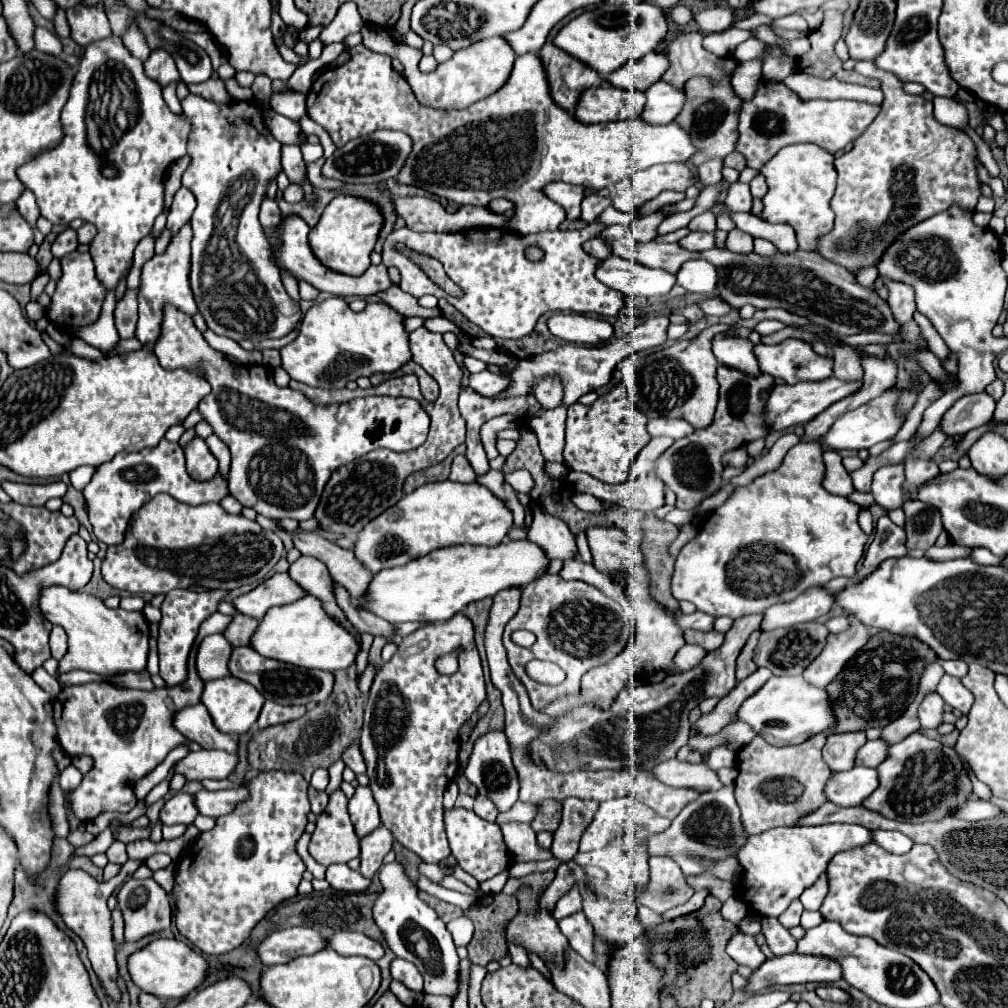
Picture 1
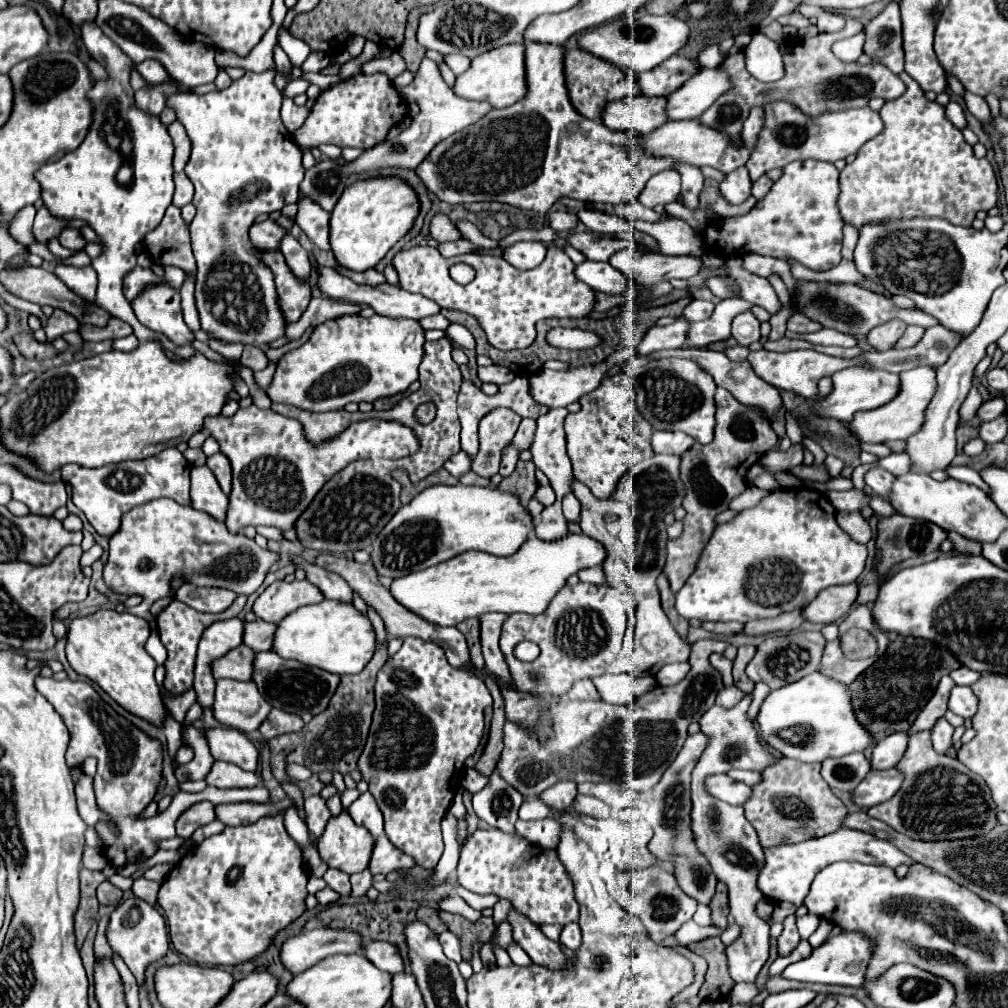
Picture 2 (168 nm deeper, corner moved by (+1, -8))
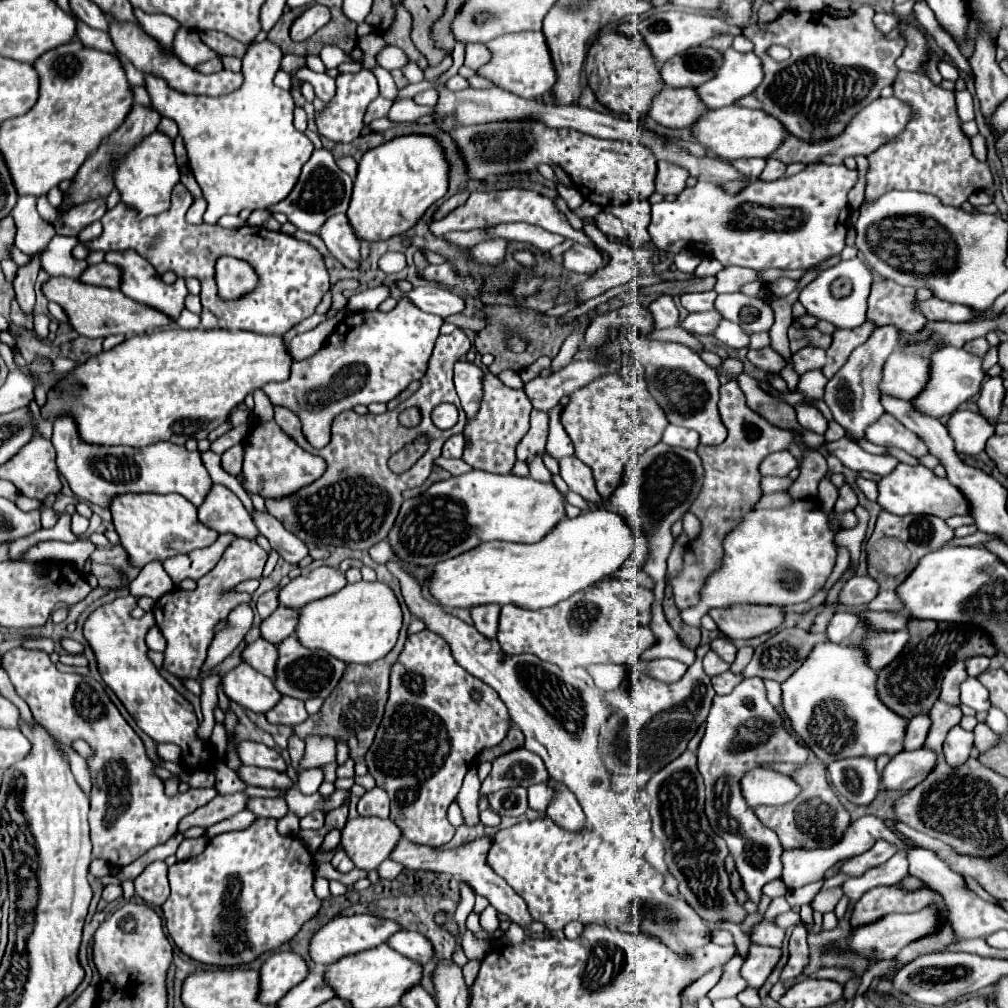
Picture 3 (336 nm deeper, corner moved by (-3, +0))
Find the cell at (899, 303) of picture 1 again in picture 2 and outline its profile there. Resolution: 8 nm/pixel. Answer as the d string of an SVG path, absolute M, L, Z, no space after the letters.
M898 319L888 321L868 333L868 345L876 351L888 351L896 345L896 341L902 337L906 329L906 323L900 323Z

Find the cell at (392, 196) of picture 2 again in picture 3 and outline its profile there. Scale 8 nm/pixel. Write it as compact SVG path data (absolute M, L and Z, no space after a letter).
M408 135L398 137L390 143L384 143L376 149L370 149L364 153L364 157L358 163L358 173L354 179L352 199L348 205L348 223L354 229L356 237L360 241L376 243L386 241L394 235L404 235L408 229L412 229L422 215L430 209L432 203L436 203L440 197L444 197L448 189L448 163L442 155L442 149L432 137L420 137L420 135Z

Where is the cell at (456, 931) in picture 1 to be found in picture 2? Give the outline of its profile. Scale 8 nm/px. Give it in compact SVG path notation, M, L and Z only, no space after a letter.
M444 931L438 935L438 941L442 945L442 951L448 959L452 959L454 963L460 963L462 961L462 955L460 955L460 943L458 943L458 937L450 931Z

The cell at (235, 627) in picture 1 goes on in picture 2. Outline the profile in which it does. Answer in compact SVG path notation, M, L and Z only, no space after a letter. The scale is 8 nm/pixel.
M262 619L246 623L244 625L244 645L252 647L256 653L270 651L272 641L274 641L274 633L276 633L274 623L264 623Z

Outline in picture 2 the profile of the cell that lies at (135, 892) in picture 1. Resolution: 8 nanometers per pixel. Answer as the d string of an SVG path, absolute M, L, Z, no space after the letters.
M136 897L122 901L112 911L108 931L106 931L106 939L112 947L112 951L118 953L124 959L124 963L128 965L128 969L132 971L132 975L136 977L140 987L144 985L146 967L152 961L162 959L168 951L168 929L166 929L162 915L152 905L148 905L148 903L144 903L142 899L136 899Z

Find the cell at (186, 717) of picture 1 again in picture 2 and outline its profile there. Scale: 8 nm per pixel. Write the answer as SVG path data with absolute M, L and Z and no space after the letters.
M208 729L206 739L210 753L218 761L234 763L244 771L256 771L258 749L236 729Z

